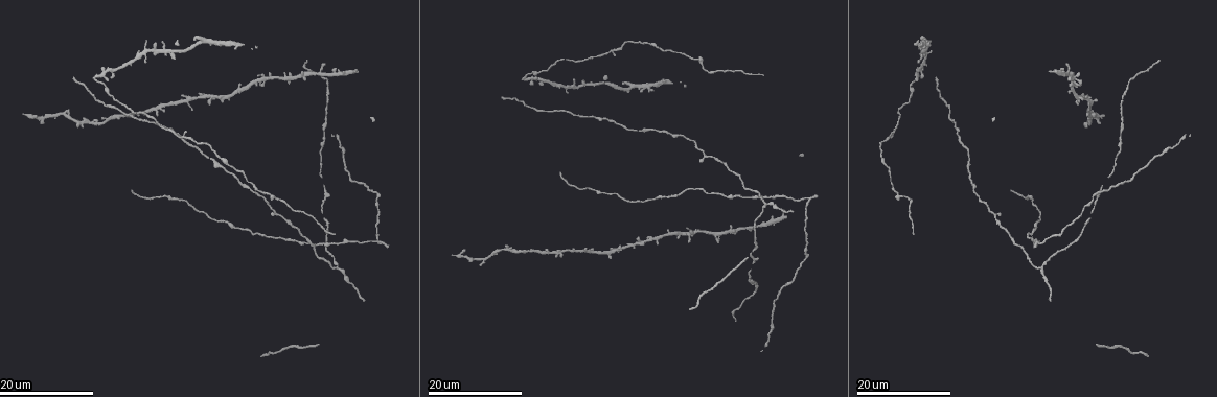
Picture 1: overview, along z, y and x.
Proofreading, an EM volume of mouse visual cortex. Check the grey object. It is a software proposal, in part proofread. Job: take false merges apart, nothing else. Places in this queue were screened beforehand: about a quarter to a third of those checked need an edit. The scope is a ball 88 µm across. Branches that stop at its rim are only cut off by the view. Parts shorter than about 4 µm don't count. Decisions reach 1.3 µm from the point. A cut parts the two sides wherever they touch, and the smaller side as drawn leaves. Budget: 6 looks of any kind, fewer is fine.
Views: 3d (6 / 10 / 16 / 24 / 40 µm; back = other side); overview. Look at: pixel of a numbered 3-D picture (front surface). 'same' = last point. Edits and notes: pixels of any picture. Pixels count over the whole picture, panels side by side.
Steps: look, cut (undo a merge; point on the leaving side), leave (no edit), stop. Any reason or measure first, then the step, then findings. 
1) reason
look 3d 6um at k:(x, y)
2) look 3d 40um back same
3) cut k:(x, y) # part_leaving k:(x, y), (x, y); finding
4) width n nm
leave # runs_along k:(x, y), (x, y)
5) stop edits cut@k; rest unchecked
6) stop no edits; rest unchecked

calibre changes
look 3d 16um at 1:(752, 262)

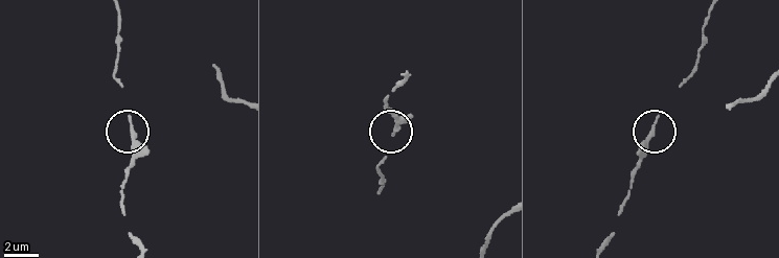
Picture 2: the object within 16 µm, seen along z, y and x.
look 3d 6um at 2:(652, 130)

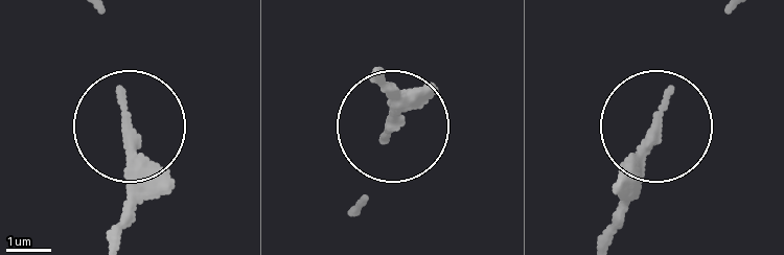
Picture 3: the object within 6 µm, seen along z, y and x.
leave # continuous, no second neuron

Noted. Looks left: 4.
three arms meet
look 3d 24um at 1:(336, 266)

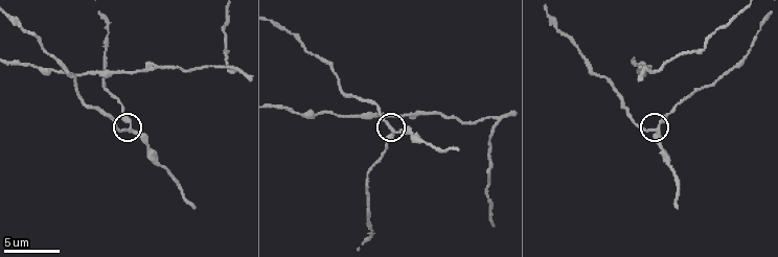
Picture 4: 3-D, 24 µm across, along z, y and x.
look 3d 6um at 4:(394, 131)

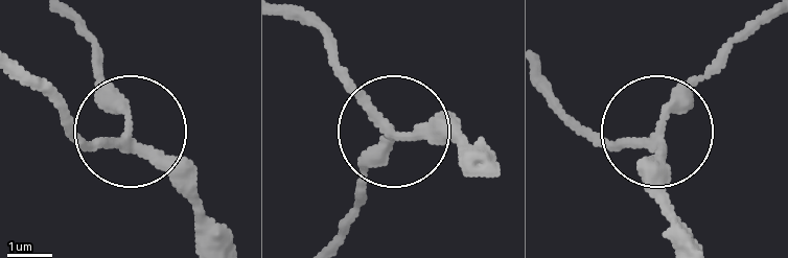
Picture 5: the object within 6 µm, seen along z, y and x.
width 220 nm
leave # runs_along 5:(547, 97), (603, 135), (659, 142), (670, 229); one neuron here

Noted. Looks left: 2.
four or more arms meet
look 3d 24um at 1:(715, 234)

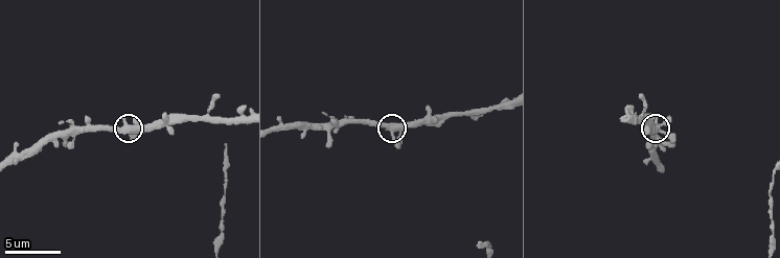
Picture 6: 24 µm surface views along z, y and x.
look 3d 10um at 6:(391, 125)

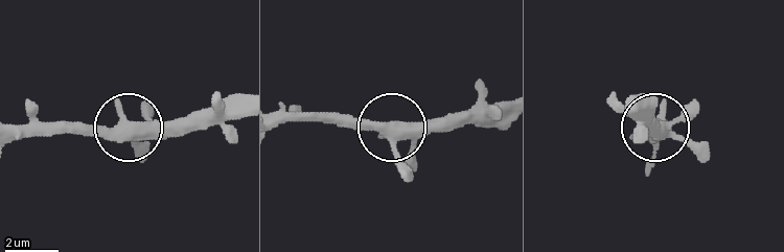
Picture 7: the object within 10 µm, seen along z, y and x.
width 420 nm
leave # continuous, no second neuron

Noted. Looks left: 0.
stop no edits; rest unchecked

